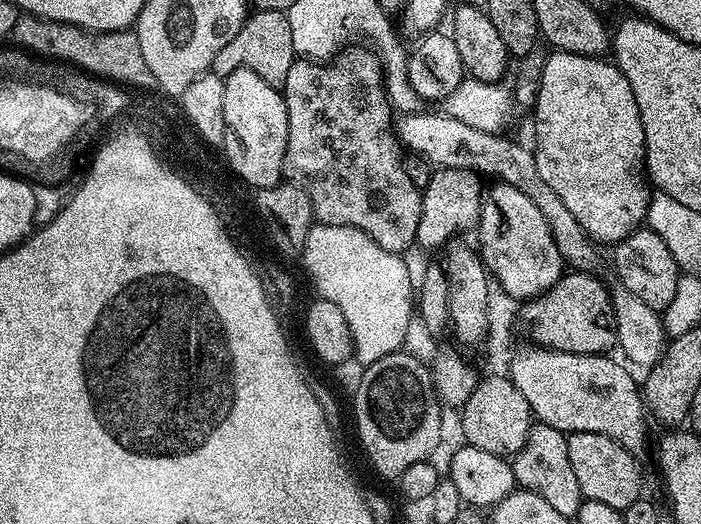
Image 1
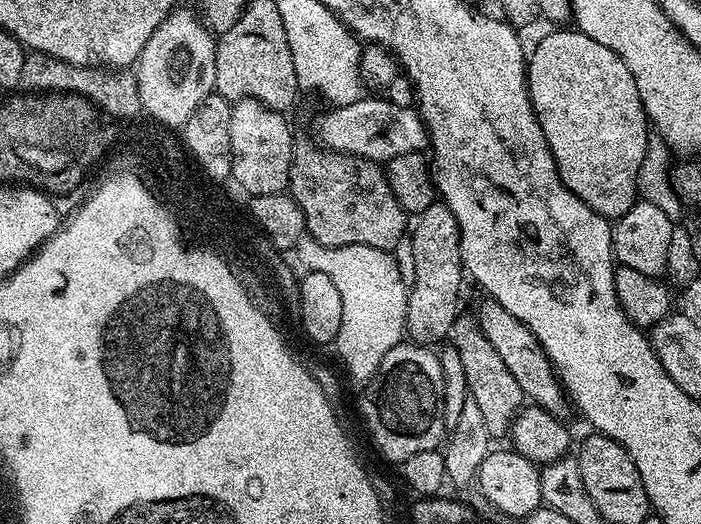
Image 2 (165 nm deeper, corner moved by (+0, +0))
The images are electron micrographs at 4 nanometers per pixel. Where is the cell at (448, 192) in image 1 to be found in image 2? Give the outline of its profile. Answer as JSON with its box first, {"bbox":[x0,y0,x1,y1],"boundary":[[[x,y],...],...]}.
{"bbox":[406,200,464,346],"boundary":[[[440,200],[419,213],[417,220],[418,224],[414,224],[410,232],[415,282],[411,284],[408,295],[406,330],[415,343],[432,346],[451,333],[460,312],[458,296],[464,279],[460,224],[447,204]]]}

